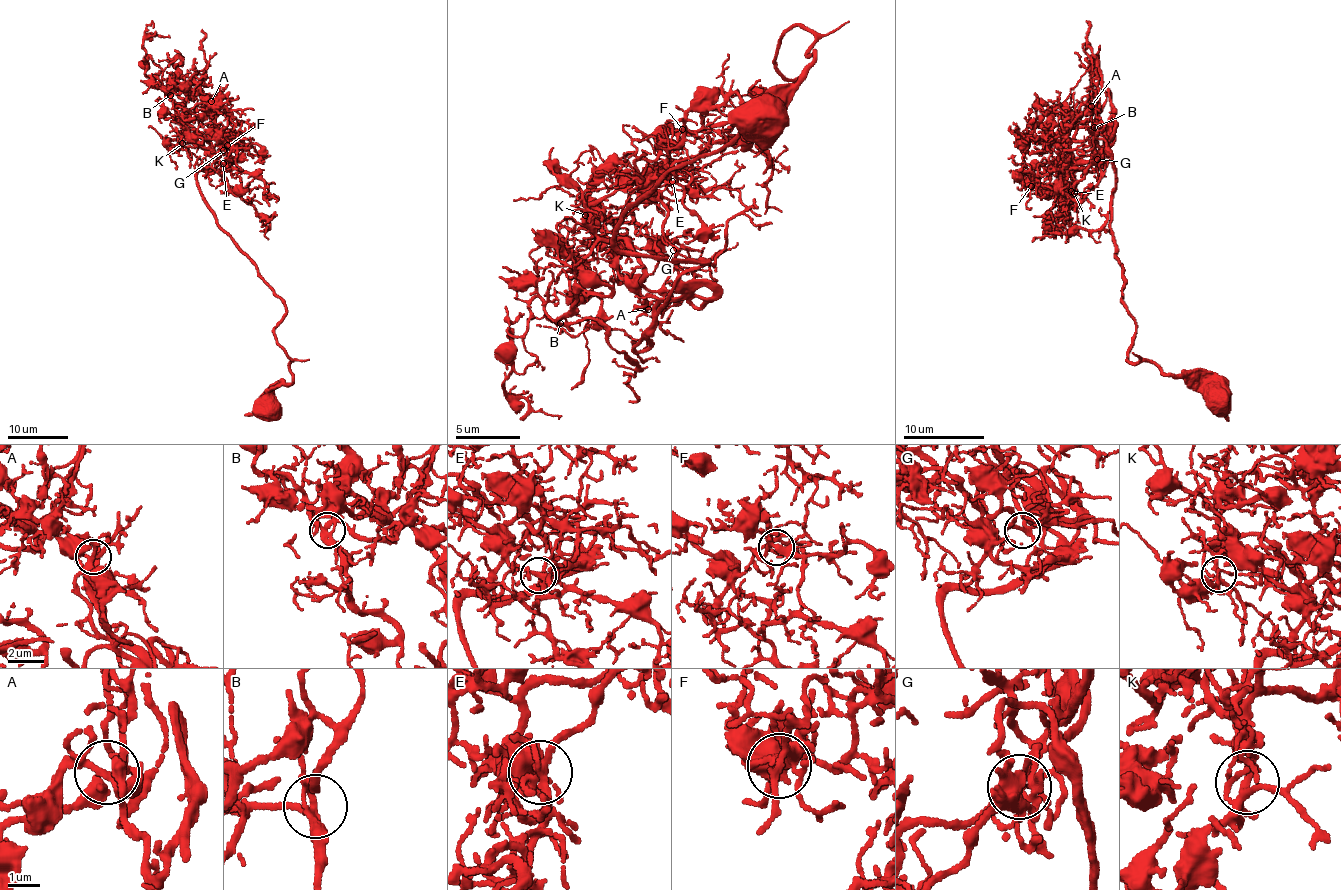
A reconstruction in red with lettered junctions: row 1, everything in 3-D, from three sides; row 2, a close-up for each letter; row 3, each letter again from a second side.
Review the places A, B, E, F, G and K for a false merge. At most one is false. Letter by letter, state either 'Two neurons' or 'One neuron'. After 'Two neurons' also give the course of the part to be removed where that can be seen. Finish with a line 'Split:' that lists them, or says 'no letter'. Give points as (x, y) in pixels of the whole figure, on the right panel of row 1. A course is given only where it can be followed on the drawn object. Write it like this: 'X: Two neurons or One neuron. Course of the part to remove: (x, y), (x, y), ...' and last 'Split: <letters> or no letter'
A: One neuron
B: One neuron
E: One neuron
F: One neuron
G: One neuron
K: One neuron
Split: no letter

